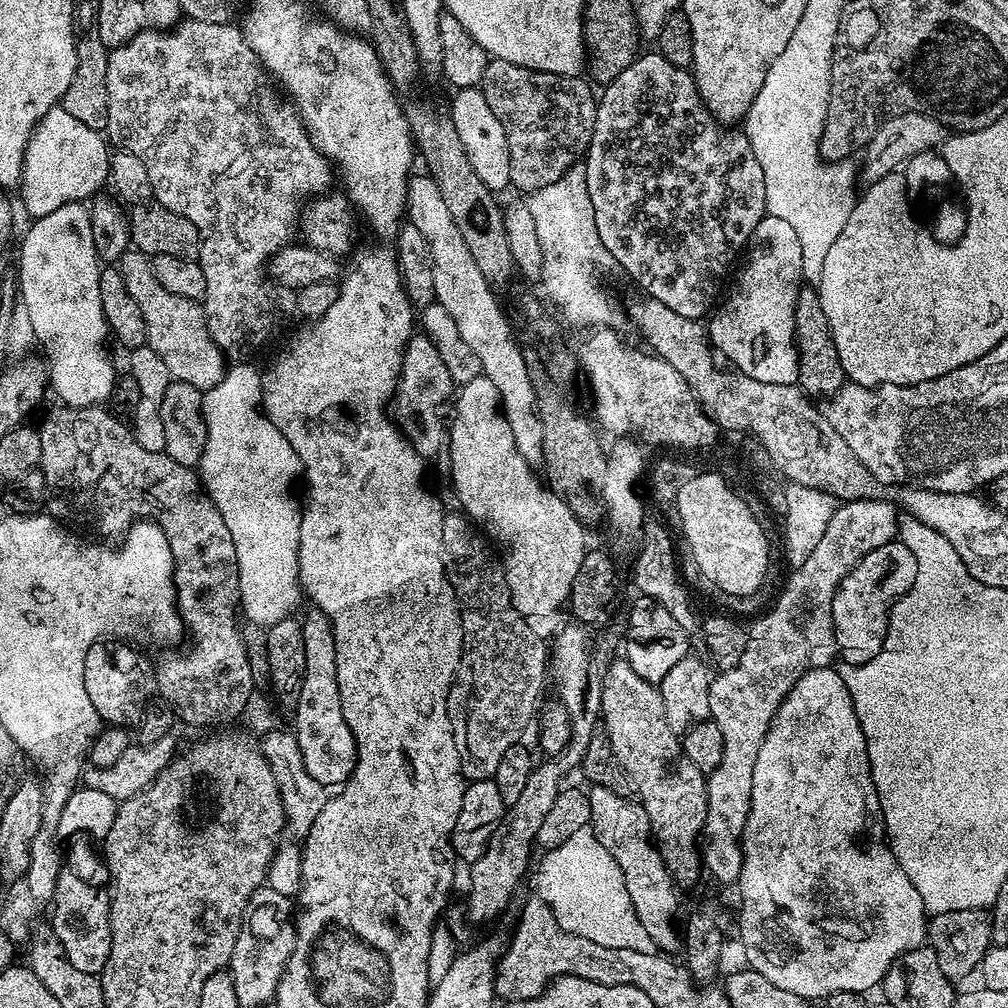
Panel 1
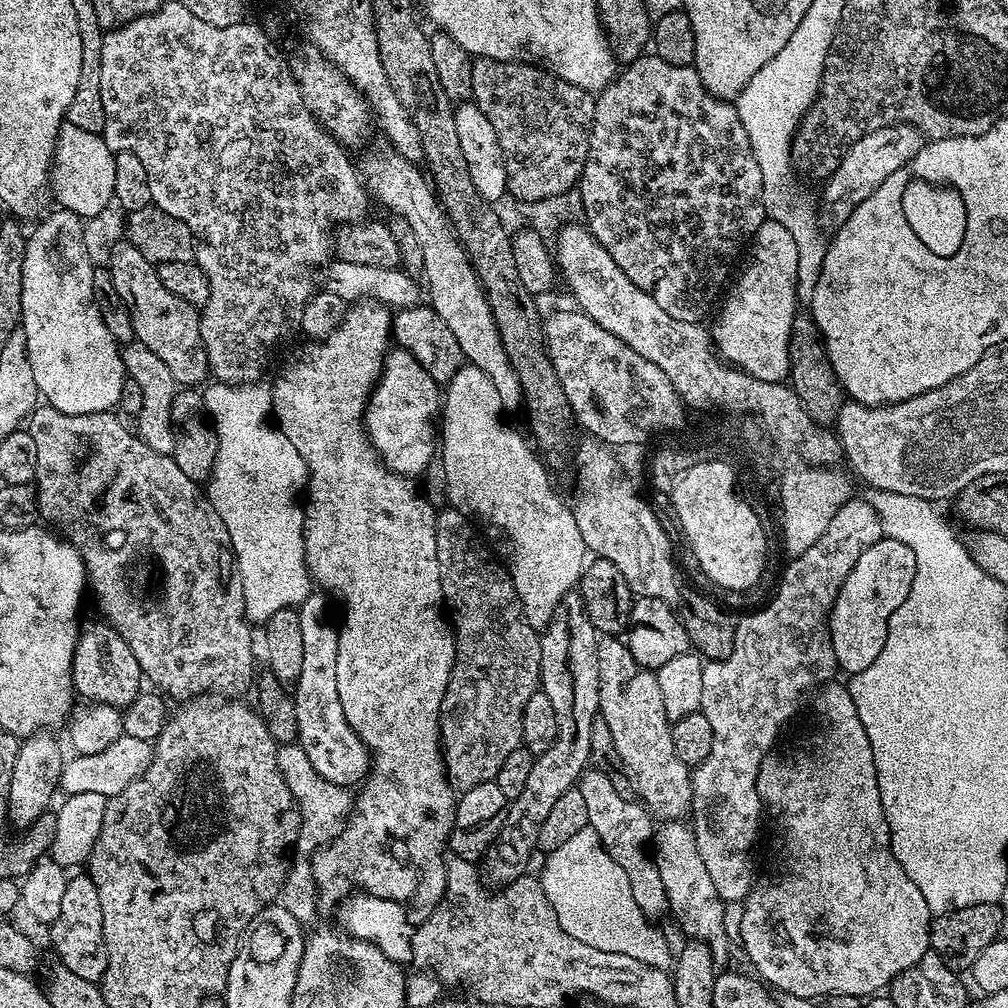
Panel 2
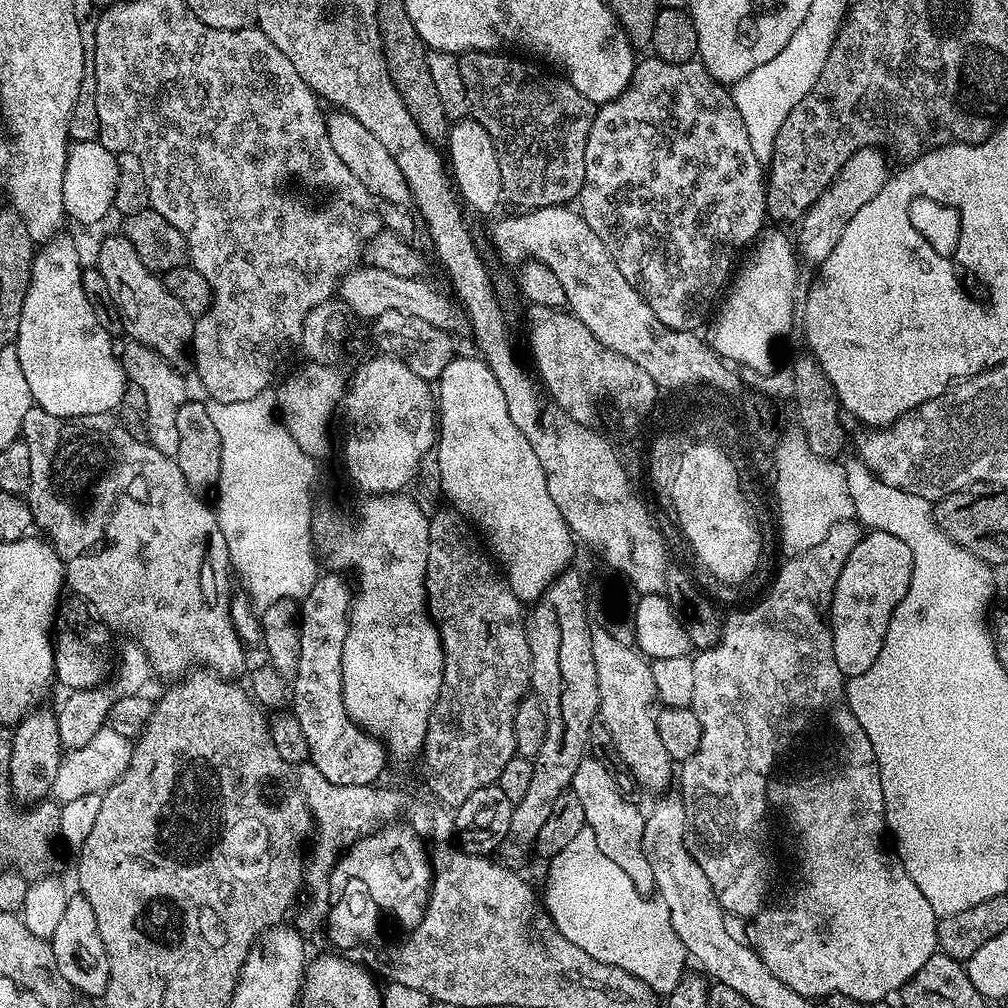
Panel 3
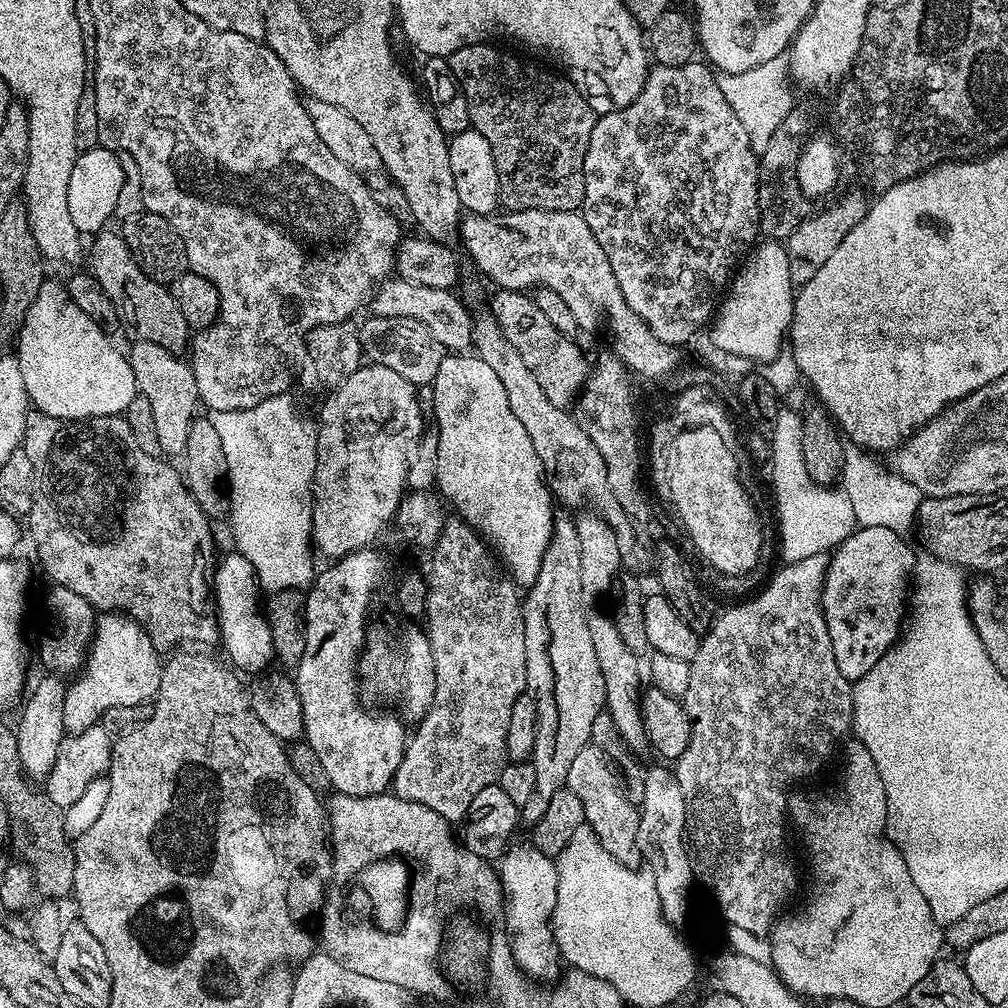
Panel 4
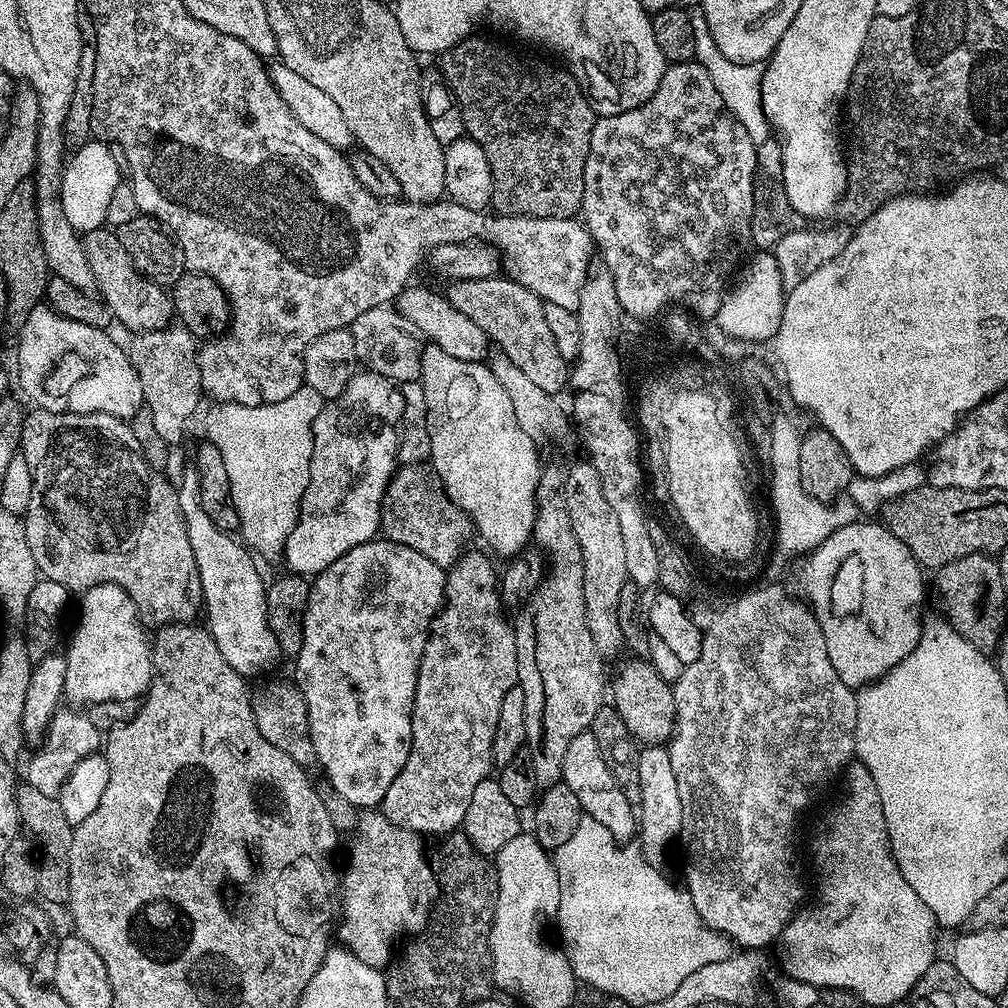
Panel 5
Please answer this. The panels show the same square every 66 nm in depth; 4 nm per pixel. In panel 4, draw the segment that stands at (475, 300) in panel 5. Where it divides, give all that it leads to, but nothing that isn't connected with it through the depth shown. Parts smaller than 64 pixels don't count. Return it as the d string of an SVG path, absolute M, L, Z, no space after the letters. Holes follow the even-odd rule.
M500 290L495 293L490 311L492 316L502 326L502 334L518 350L518 358L534 373L538 386L546 393L546 398L554 402L554 406L571 409L577 403L578 397L588 380L590 360L584 357L584 352L571 336L564 336L554 328L553 323L538 310L531 295L524 292Z

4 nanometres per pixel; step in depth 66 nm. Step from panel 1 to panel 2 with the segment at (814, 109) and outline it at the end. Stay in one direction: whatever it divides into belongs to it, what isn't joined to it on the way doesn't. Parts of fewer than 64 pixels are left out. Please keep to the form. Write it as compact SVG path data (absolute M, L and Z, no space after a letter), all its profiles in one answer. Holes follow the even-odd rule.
M754 84L750 90L742 89L734 103L738 110L738 118L742 118L742 126L746 126L746 138L750 138L750 146L754 150L754 158L758 158L758 170L762 170L762 186L764 187L764 210L771 219L782 222L794 242L798 242L798 274L796 275L796 298L800 302L811 301L814 290L818 286L818 278L824 261L825 245L820 245L820 232L816 229L816 208L812 205L812 196L808 192L796 192L792 185L794 165L792 162L792 137L796 135L796 127L802 122L790 114L776 114L768 108L768 98L756 98Z

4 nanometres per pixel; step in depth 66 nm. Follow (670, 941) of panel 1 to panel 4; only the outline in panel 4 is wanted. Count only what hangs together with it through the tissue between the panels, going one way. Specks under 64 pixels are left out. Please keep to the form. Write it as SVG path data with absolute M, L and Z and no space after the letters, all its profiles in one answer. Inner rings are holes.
M591 746L578 750L578 754L574 754L566 786L582 802L587 827L594 830L606 854L610 854L620 864L639 865L641 859L636 843L640 814L637 805L626 798L624 789L620 786L620 777L616 775L602 750Z

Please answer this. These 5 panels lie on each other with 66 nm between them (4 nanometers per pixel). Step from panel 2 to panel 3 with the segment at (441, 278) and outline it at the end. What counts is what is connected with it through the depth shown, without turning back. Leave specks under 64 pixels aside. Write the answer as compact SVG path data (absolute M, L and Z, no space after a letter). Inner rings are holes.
M332 110L332 113L327 113L326 119L330 146L334 146L334 154L342 158L350 174L354 174L354 178L358 178L358 182L362 182L362 186L366 186L366 190L371 192L373 197L381 201L389 200L387 203L392 206L407 205L412 195L406 178L398 168L398 162L394 162L390 150L386 150L386 146L382 146L382 142L378 142L378 138L374 138L374 134L370 134L370 130L366 130L366 126L362 126L362 122L358 122L358 118L354 118L349 112Z

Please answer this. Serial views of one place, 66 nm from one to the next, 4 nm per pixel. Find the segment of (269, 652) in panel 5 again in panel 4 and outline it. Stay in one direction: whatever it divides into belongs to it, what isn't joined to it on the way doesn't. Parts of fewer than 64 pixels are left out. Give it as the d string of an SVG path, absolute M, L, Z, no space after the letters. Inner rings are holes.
M235 550L229 552L229 556L224 556L221 560L219 557L210 576L216 625L220 628L219 643L224 644L224 652L229 656L227 659L233 669L241 673L260 674L269 667L267 664L273 663L274 660L274 642L270 638L270 626L261 613L260 616L256 613L256 603L260 600L262 589L254 566L246 562L242 553Z

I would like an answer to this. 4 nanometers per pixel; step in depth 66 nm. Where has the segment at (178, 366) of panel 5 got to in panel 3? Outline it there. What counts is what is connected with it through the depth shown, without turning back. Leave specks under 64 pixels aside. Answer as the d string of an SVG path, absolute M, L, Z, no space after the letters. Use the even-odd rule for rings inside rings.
M135 342L125 343L123 352L119 353L120 364L124 368L125 377L131 383L142 386L146 394L146 426L148 427L148 443L153 444L162 454L176 457L178 454L178 410L189 399L190 392L180 377L180 368L163 360L152 348Z

